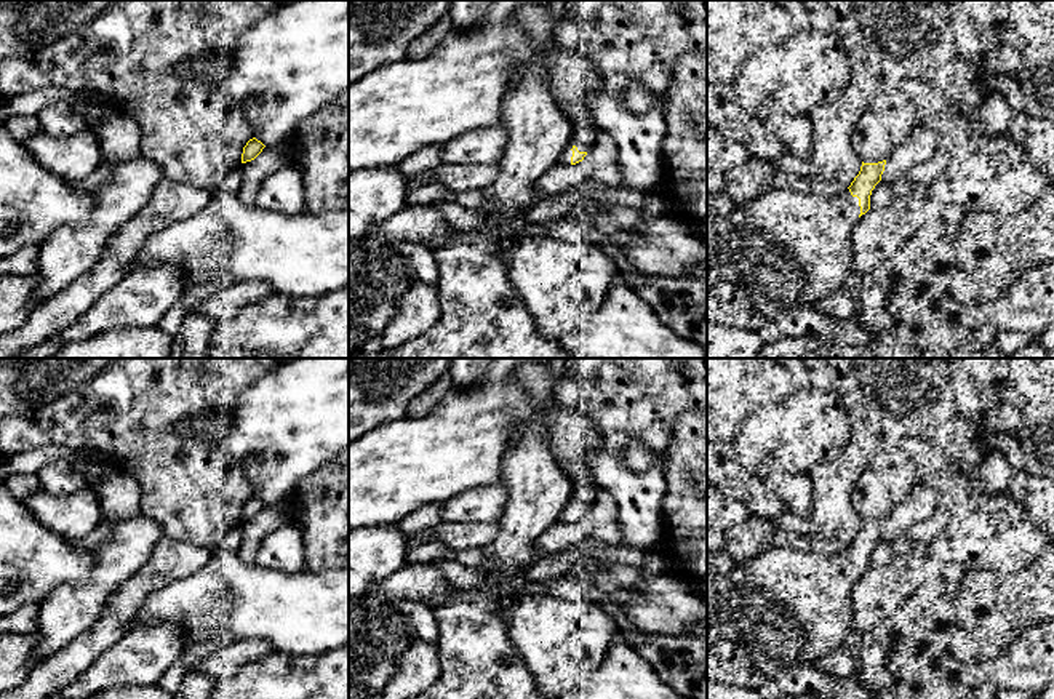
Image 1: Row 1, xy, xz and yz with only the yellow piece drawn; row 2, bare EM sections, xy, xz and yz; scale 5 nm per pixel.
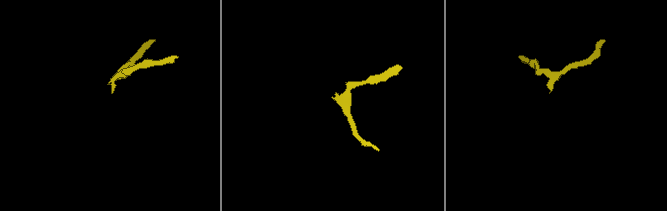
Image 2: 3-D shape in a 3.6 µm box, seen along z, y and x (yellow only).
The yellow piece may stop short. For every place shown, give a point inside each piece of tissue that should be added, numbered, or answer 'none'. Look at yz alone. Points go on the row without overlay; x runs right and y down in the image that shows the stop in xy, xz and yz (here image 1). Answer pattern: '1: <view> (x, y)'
1: yz (787, 607)

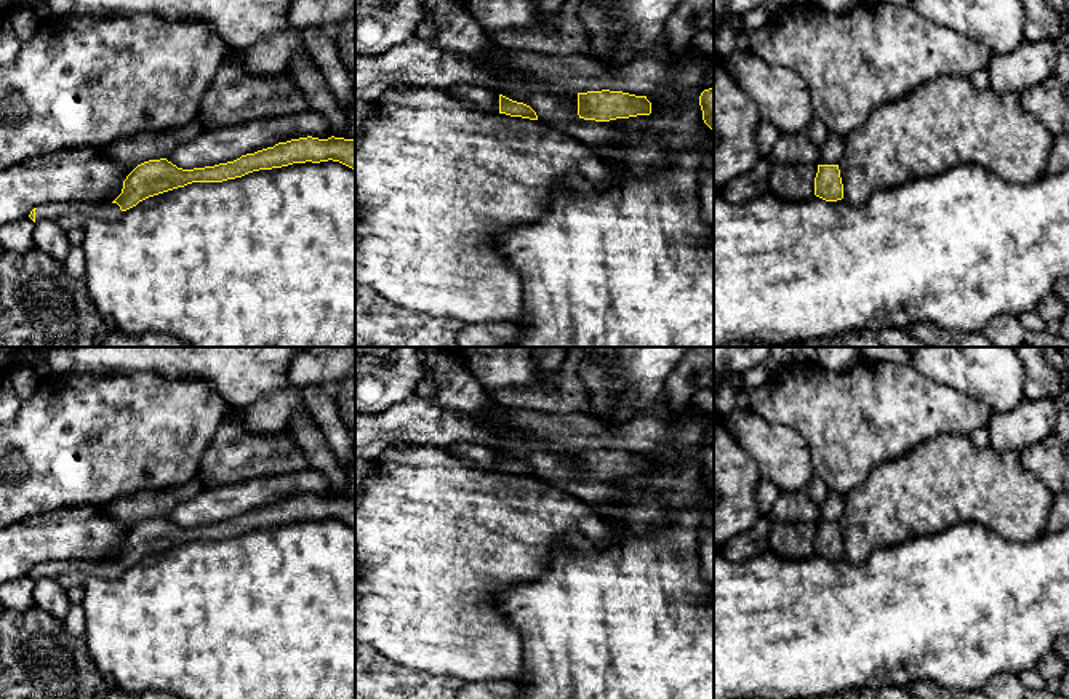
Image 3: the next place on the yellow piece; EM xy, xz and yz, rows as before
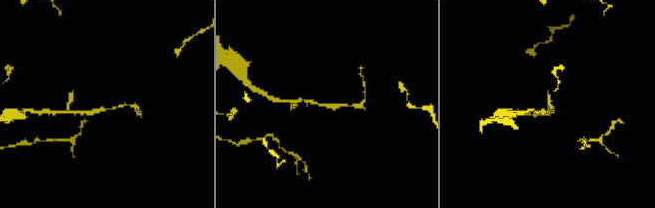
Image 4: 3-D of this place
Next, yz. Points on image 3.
none

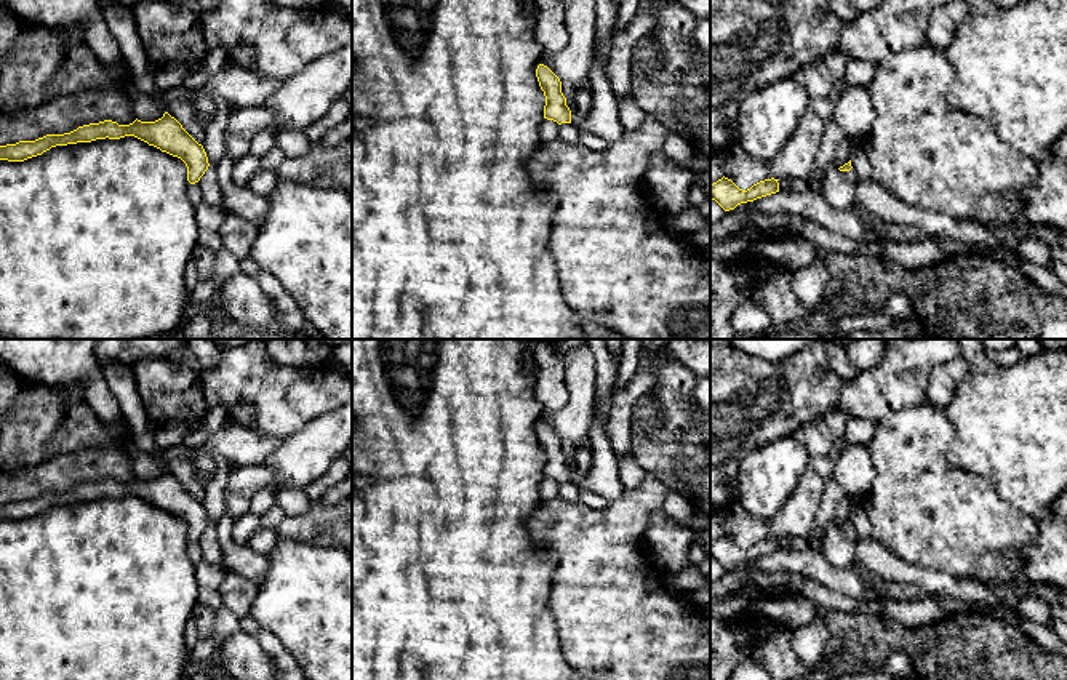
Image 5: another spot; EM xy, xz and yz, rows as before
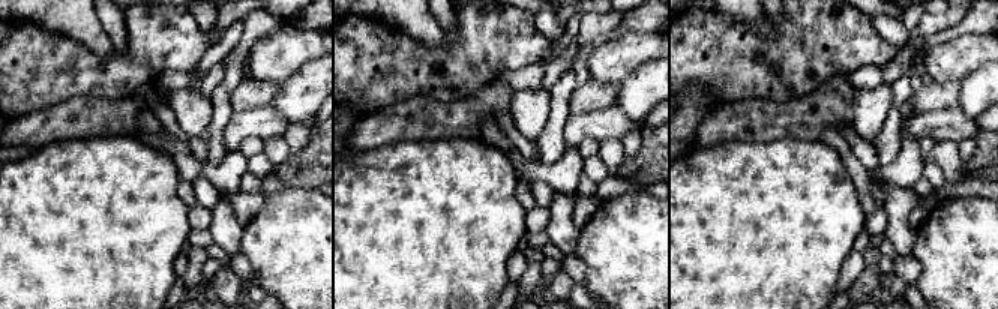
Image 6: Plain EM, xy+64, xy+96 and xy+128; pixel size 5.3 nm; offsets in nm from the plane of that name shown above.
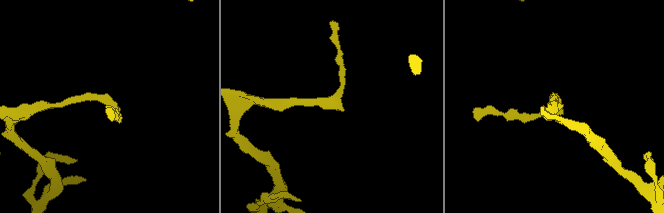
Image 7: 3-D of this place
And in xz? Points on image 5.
1: xz (602, 479)

